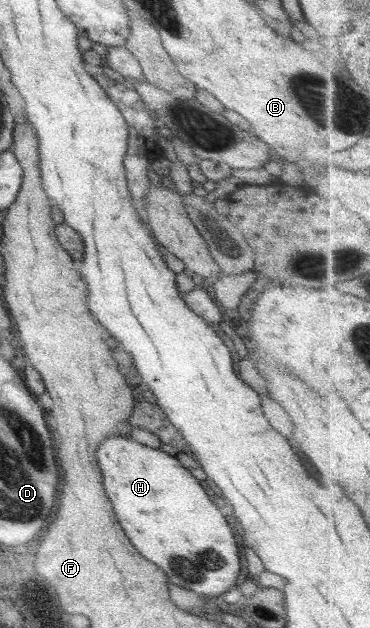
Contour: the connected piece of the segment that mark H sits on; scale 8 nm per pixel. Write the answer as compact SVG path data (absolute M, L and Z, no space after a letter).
M107 436L99 444L95 455L103 477L105 493L131 545L141 553L141 557L155 563L168 577L168 581L183 589L211 597L235 588L241 569L235 539L237 534L233 534L223 511L219 511L215 503L209 501L197 479L185 467L181 467L175 457L125 437L127 436Z

